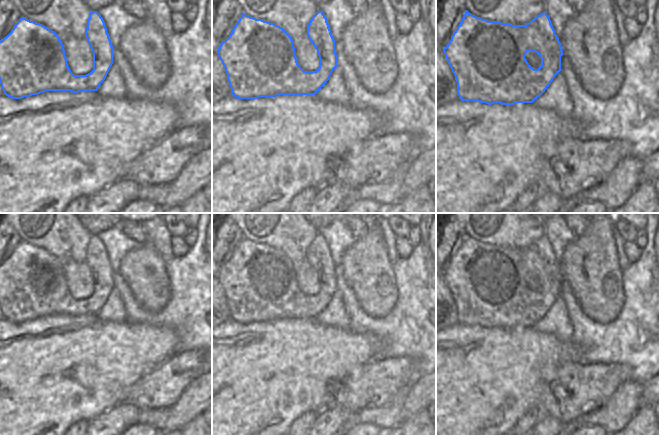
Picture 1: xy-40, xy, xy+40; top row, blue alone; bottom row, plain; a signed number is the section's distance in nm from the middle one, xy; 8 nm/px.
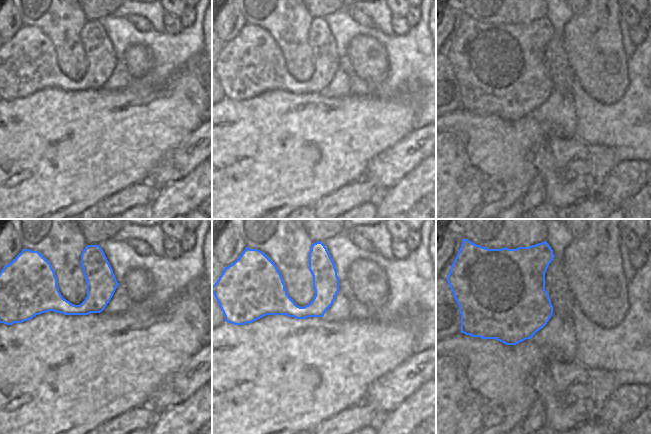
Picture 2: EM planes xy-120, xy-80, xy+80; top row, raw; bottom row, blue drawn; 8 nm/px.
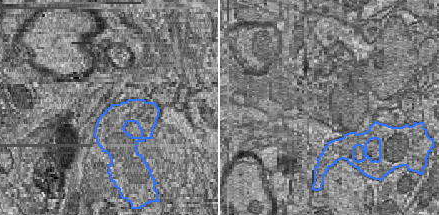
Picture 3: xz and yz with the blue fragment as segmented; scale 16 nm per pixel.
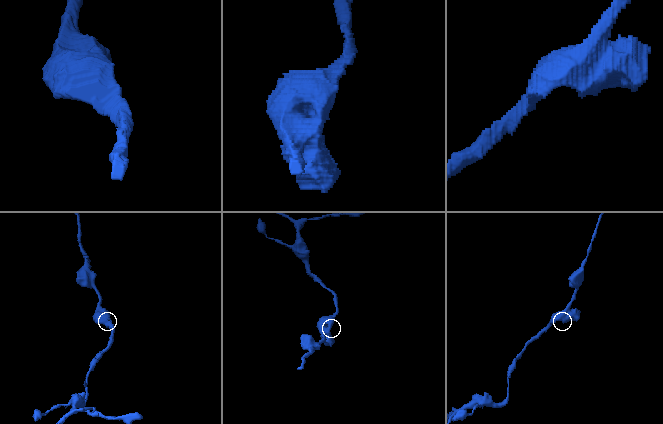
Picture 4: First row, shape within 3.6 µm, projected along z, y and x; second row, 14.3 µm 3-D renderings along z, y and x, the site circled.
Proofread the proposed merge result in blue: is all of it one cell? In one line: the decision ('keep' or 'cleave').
keep

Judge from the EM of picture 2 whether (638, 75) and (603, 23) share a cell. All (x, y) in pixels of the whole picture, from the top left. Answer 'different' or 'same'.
different

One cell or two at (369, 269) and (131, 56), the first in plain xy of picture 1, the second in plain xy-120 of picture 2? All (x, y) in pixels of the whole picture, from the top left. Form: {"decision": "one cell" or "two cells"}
{"decision": "one cell"}

